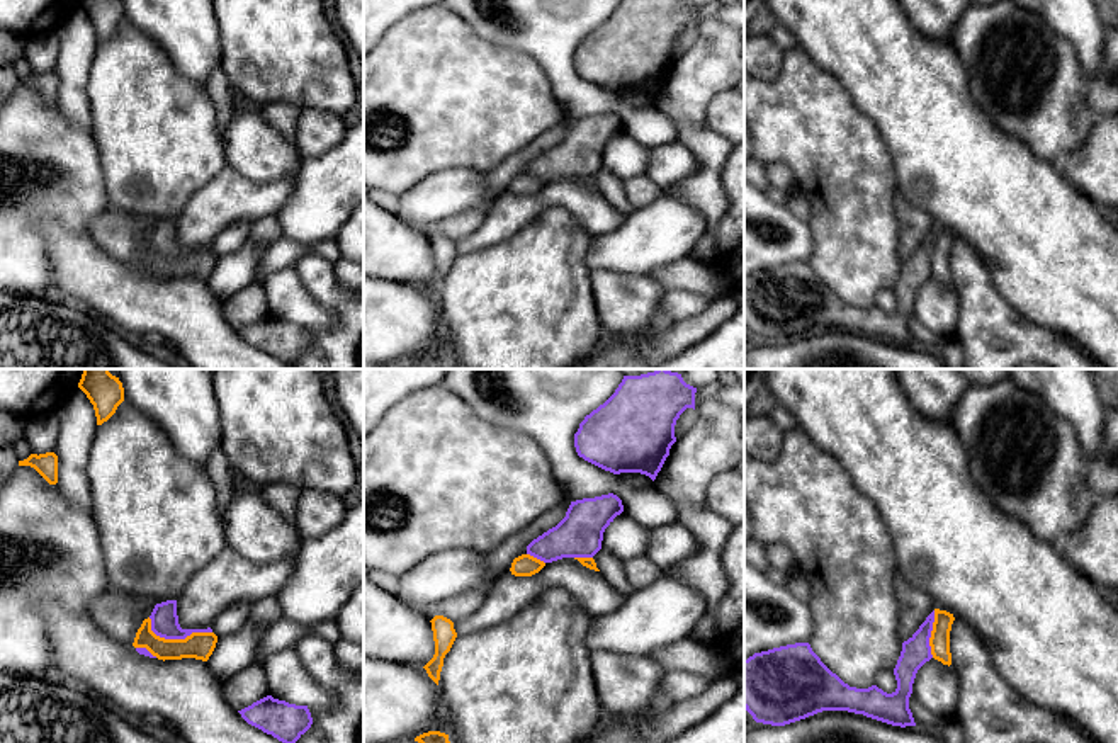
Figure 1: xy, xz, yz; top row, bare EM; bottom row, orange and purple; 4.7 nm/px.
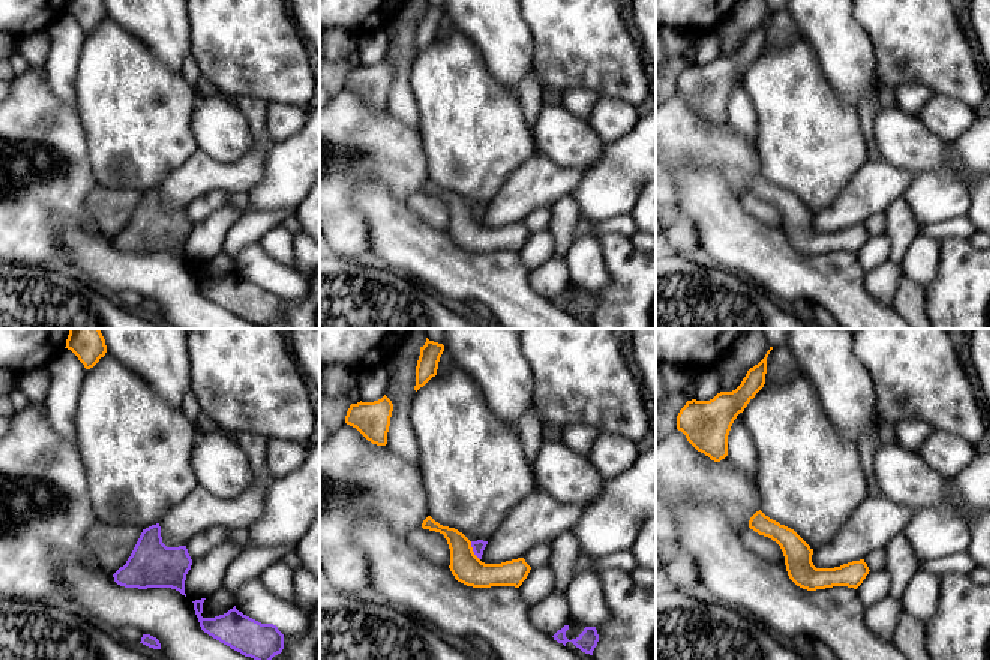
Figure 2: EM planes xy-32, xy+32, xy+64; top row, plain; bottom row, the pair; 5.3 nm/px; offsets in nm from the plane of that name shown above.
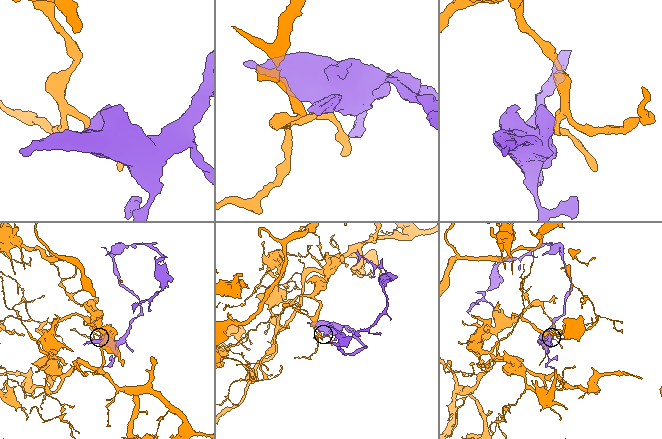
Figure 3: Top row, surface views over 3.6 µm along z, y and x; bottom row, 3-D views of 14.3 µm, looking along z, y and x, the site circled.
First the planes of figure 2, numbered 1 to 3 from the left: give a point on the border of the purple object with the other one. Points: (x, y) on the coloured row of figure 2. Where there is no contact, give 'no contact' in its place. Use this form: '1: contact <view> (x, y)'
1: no contact
2: contact xy+32 (471, 551)
3: no contact

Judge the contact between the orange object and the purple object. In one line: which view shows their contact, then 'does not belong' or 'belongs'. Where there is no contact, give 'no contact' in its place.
contact in xy; does not belong

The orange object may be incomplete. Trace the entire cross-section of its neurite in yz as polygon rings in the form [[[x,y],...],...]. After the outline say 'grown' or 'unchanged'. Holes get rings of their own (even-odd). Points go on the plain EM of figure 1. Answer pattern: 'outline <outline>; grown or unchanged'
outline [[[934,228],[934,241],[929,257],[931,274],[943,284],[951,284],[950,250],[955,236],[946,230]]]; unchanged

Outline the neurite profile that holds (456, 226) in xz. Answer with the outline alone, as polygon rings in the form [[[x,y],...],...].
[[[472,209],[472,211],[466,211],[455,216],[450,216],[447,219],[442,219],[435,224],[426,224],[426,226],[409,224],[409,226],[428,240],[432,240],[435,235],[443,235],[452,241],[457,241],[462,236],[472,233],[484,221],[484,216],[486,216],[484,211]]]

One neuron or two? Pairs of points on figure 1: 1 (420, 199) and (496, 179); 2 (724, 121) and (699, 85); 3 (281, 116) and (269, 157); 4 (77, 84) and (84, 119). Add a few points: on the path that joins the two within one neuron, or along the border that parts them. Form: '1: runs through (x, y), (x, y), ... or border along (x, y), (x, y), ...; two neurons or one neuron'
1: border along (483, 174), (488, 189), (496, 196); two neurons
2: border along (726, 89), (707, 106), (707, 124), (724, 138); two neurons
3: border along (257, 107), (293, 145); two neurons
4: runs through (77, 92), (79, 111); one neuron

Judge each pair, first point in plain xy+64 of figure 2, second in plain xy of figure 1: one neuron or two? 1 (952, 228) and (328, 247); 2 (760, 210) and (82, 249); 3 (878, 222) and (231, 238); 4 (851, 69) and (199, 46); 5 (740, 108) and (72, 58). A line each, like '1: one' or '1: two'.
1: one
2: two
3: one
4: one
5: one

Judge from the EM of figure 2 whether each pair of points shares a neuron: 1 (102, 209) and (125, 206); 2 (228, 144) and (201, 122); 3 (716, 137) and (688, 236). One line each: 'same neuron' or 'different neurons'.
1: same neuron
2: same neuron
3: same neuron

